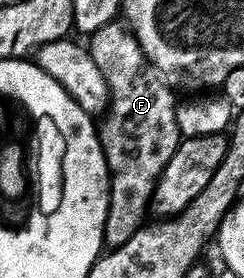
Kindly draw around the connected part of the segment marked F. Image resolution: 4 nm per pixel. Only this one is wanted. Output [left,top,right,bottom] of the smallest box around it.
[86,23,182,249]

